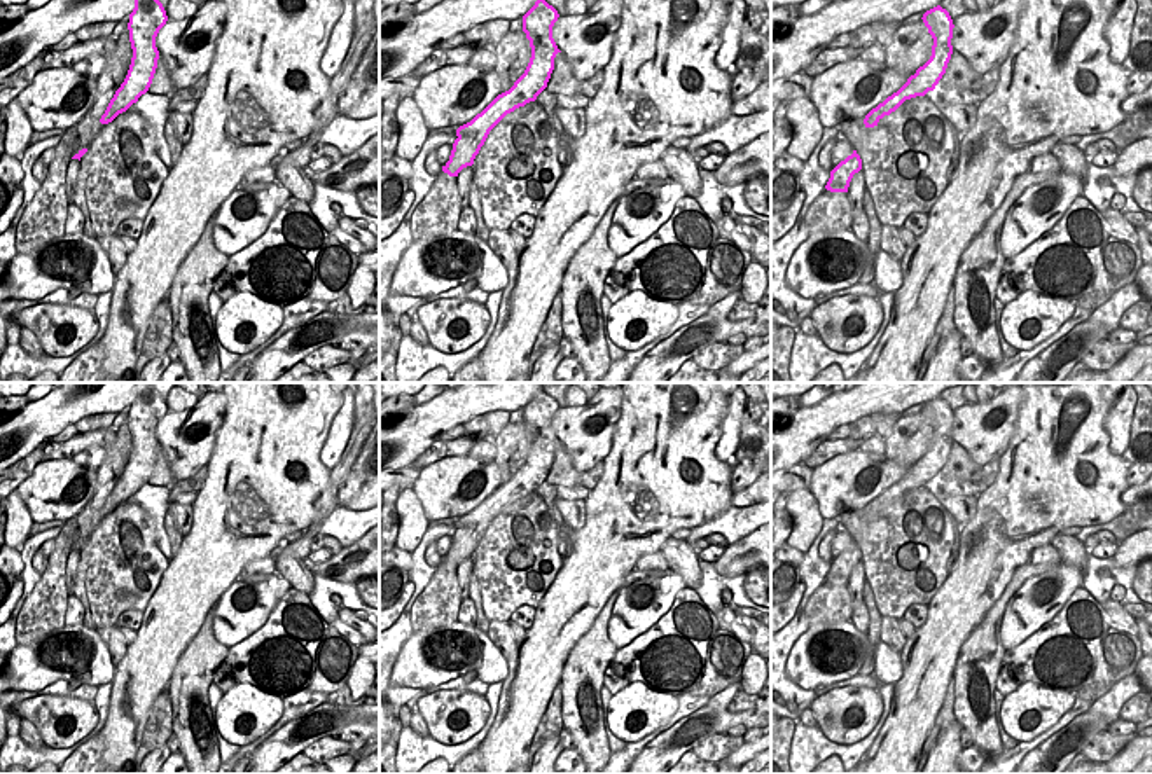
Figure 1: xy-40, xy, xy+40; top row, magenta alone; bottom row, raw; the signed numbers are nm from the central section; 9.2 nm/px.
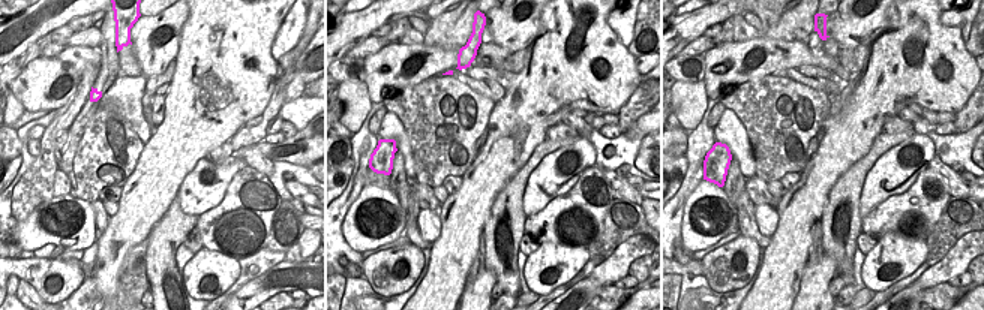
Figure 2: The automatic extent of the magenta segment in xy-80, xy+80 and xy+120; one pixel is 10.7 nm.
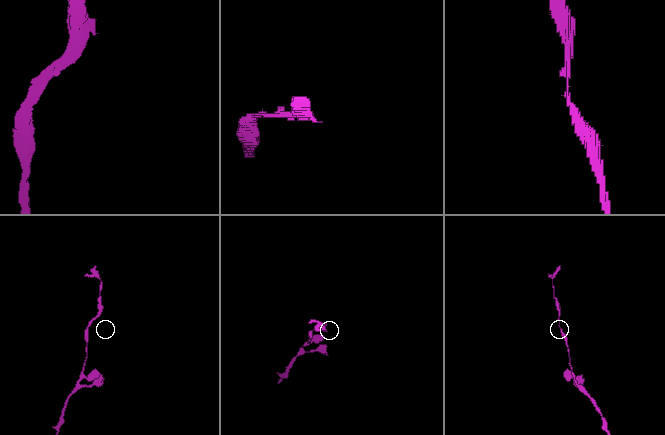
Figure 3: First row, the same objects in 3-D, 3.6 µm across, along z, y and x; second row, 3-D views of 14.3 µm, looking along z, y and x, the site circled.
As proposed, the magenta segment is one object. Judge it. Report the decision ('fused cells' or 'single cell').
fused cells

